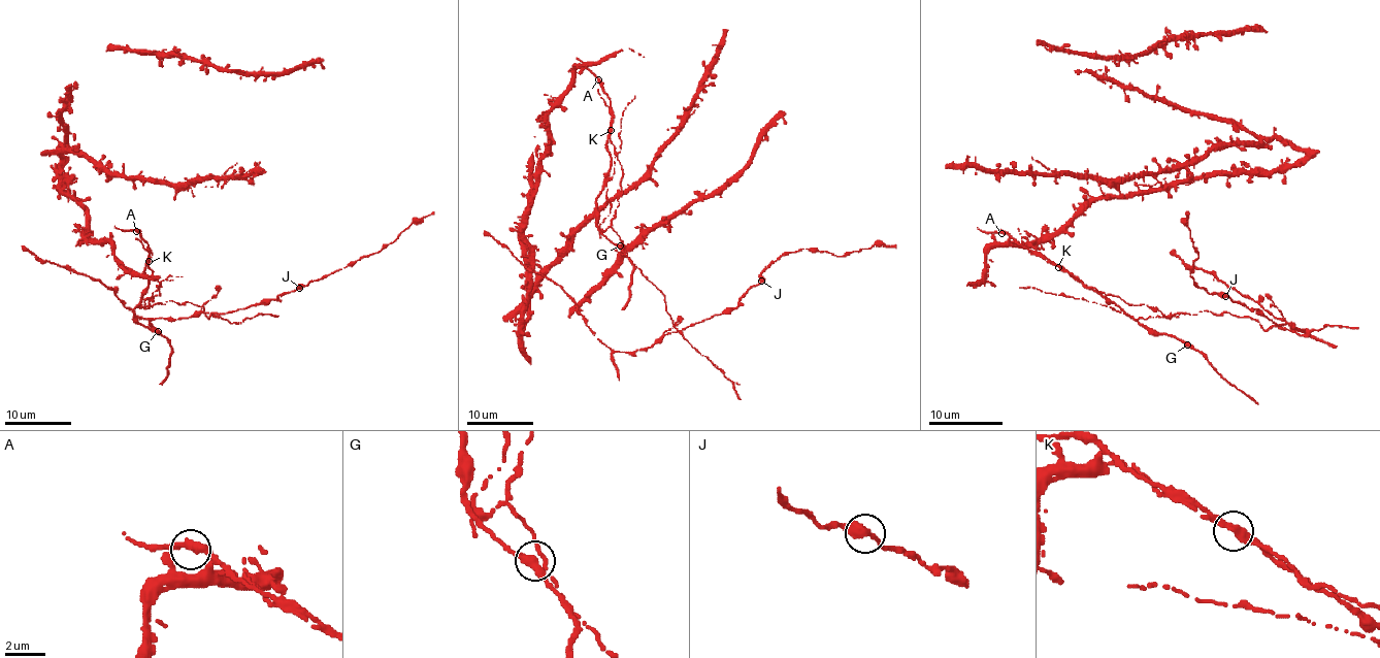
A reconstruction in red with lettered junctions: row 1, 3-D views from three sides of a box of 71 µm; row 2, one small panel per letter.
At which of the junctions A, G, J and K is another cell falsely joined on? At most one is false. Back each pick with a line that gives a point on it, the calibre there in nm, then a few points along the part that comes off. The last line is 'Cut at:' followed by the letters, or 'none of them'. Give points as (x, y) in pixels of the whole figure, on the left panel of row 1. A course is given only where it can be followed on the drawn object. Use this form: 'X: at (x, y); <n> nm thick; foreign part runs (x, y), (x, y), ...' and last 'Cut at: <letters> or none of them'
K: at (149, 261); 400 nm thick; foreign part runs (148, 261), (160, 286), (150, 306), (191, 302), (208, 318), (231, 323), (277, 316)
Cut at: K

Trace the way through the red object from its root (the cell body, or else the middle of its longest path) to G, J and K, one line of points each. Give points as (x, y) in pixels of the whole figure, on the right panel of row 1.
G: (1059, 229), (1020, 244), (999, 244), (985, 233), (1001, 231), (1041, 252), (1141, 324), (1187, 344)
J: (1059, 229), (1020, 244), (985, 233), (1001, 231), (1087, 287), (1167, 317), (1211, 310), (1281, 326), (1225, 296)
K: (1059, 229), (1046, 238), (1020, 244), (999, 244), (985, 233), (1001, 231), (1029, 250), (1041, 252), (1059, 266)

